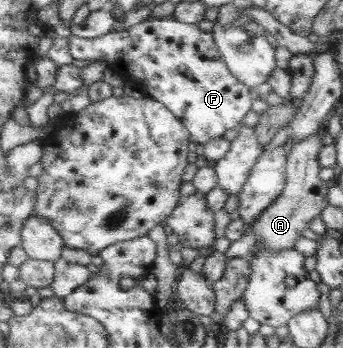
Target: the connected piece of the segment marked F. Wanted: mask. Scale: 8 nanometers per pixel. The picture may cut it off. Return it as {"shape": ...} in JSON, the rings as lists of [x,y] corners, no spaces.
{"shape":[[[167,16],[95,39],[72,34],[67,39],[75,60],[107,61],[112,72],[131,79],[132,87],[167,105],[192,132],[194,145],[204,146],[228,130],[241,129],[244,116],[252,111],[251,88],[227,68],[212,32],[200,30],[196,24]]]}

